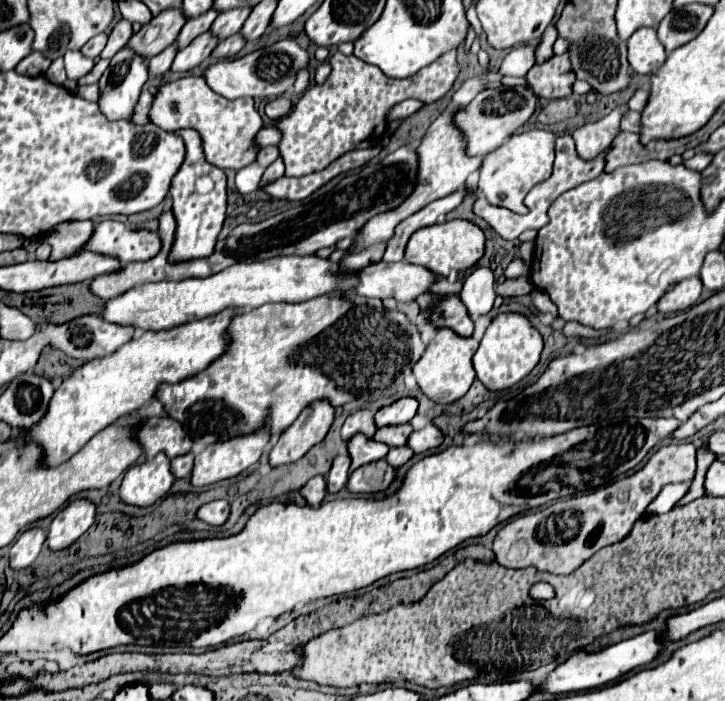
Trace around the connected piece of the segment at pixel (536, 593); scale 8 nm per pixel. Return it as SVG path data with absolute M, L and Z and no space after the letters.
M537 582L537 584L533 584L529 592L531 592L529 596L535 598L535 600L549 600L549 598L555 596L555 590L553 590L549 584L545 584L545 582Z

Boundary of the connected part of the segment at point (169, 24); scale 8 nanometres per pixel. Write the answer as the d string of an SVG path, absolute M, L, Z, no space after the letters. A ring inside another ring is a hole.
M181 8L163 10L161 14L153 16L151 22L145 24L137 34L133 34L133 38L131 38L131 42L127 46L133 48L137 54L143 54L143 56L151 58L151 56L163 52L167 46L171 46L177 40L177 36L179 36L185 22L187 22L187 18L185 18ZM149 28L159 28L157 38L151 40L151 42L145 40L145 34L147 34Z

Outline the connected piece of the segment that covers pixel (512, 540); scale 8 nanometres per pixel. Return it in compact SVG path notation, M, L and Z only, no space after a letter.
M691 442L663 446L649 458L649 462L641 470L633 472L631 476L621 475L619 480L615 479L611 483L591 488L587 492L580 492L579 496L574 494L569 498L560 498L547 506L531 509L511 518L495 536L495 542L493 542L495 560L507 568L535 566L539 572L549 572L549 574L575 572L583 562L587 562L601 548L627 538L633 524L645 514L647 506L657 498L663 486L675 484L675 482L691 482L695 476L695 456L697 456L697 450Z

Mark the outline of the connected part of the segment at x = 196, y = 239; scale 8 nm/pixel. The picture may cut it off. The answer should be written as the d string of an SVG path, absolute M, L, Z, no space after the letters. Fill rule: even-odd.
M179 130L177 132L185 142L185 160L179 168L179 172L171 180L169 194L173 201L172 211L177 222L175 230L175 242L169 252L169 262L187 262L195 258L207 258L213 254L217 236L221 232L221 226L225 222L225 208L227 208L227 176L223 170L215 166L207 166L203 162L203 150L201 150L201 138L195 130ZM209 176L213 180L213 190L207 194L199 194L195 188L197 178Z

